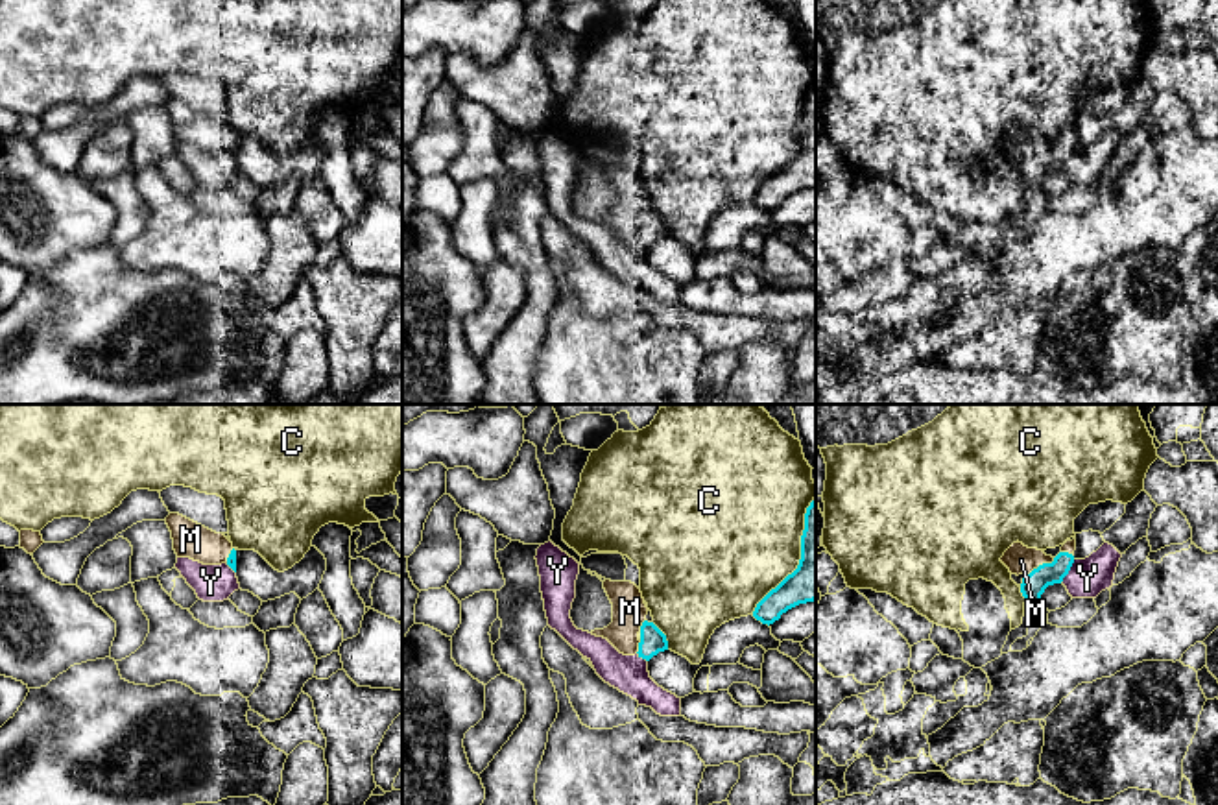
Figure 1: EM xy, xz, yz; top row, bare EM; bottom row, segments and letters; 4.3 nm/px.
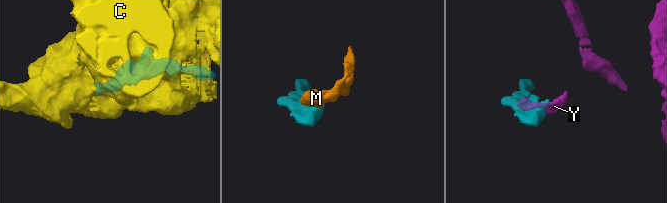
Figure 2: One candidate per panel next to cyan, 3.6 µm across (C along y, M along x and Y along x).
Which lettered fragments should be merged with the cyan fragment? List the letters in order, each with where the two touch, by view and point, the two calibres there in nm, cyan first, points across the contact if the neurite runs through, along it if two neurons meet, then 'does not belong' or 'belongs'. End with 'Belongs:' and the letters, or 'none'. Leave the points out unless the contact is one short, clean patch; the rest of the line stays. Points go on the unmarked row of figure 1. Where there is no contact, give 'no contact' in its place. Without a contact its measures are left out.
C: meets cyan in xz at (801, 143); 190 nm thick on the cyan side, 460 nm on the other; does not belong
M: meets cyan in yz at (1039, 152); 110 nm thick on the cyan side, 130 nm on the other; belongs
Y: meets cyan in yz at (1069, 156); 110 nm thick on the cyan side, 170 nm on the other; does not belong
Belongs: M

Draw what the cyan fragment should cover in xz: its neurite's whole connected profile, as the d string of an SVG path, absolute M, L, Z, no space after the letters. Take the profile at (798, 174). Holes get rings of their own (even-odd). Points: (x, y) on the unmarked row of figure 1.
M816 83L805 100L801 146L797 155L771 175L755 194L753 203L773 210L788 196L816 186Z

